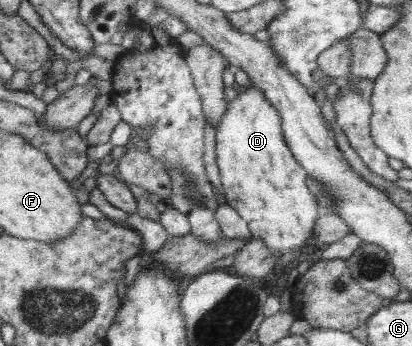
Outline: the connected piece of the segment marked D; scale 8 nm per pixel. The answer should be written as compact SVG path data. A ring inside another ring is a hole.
M247 85L245 91L238 93L237 97L229 102L225 115L219 118L218 123L217 133L215 133L215 140L217 140L215 151L226 205L233 207L248 223L252 238L260 239L269 249L280 255L275 268L279 271L285 269L286 272L281 274L283 276L287 273L289 263L309 250L308 239L312 236L315 220L322 214L315 195L307 187L306 180L309 175L289 150L277 111L271 107L271 103L263 97L263 93L257 87Z

